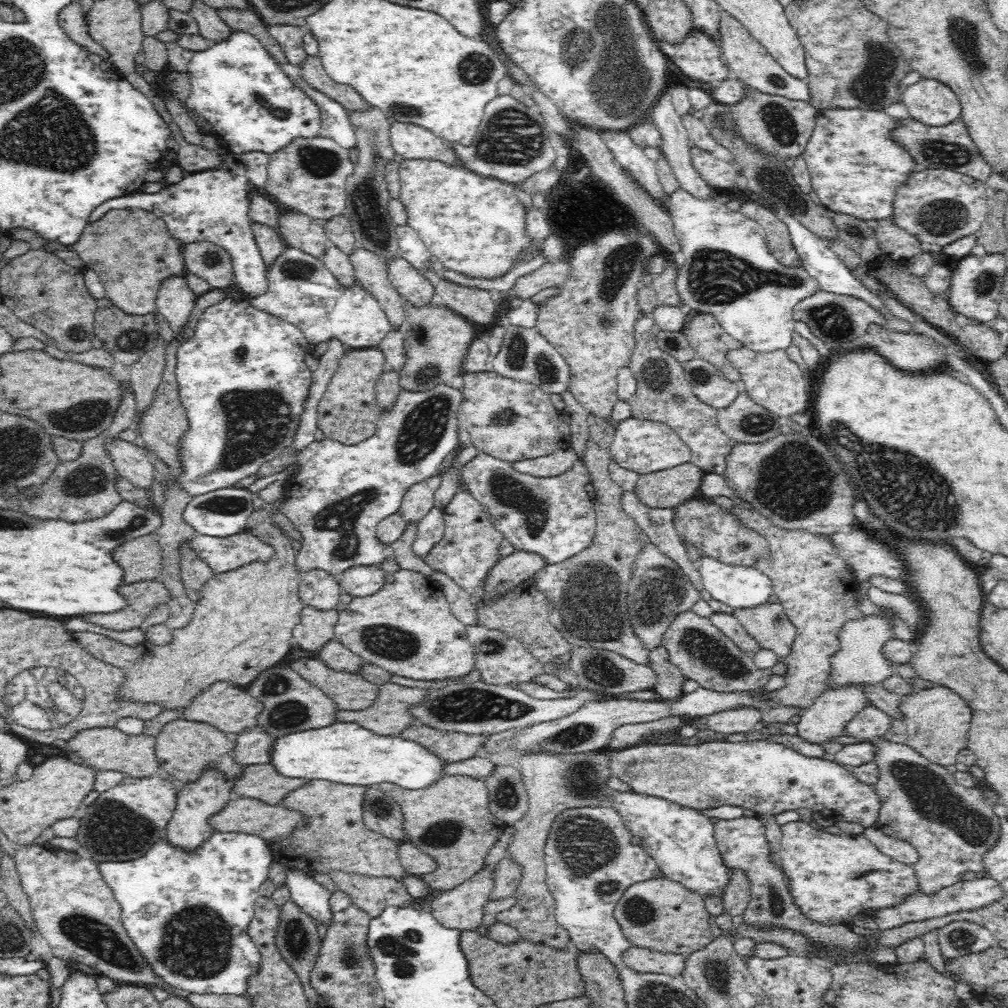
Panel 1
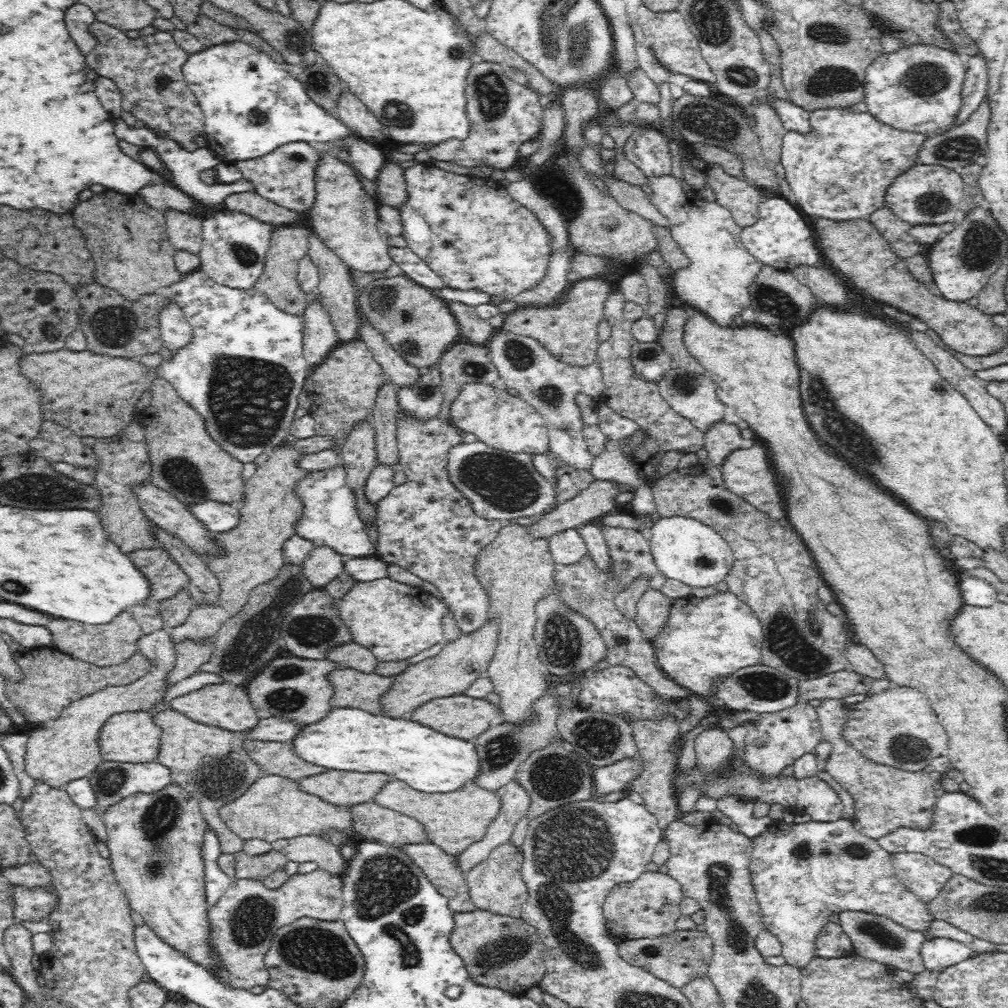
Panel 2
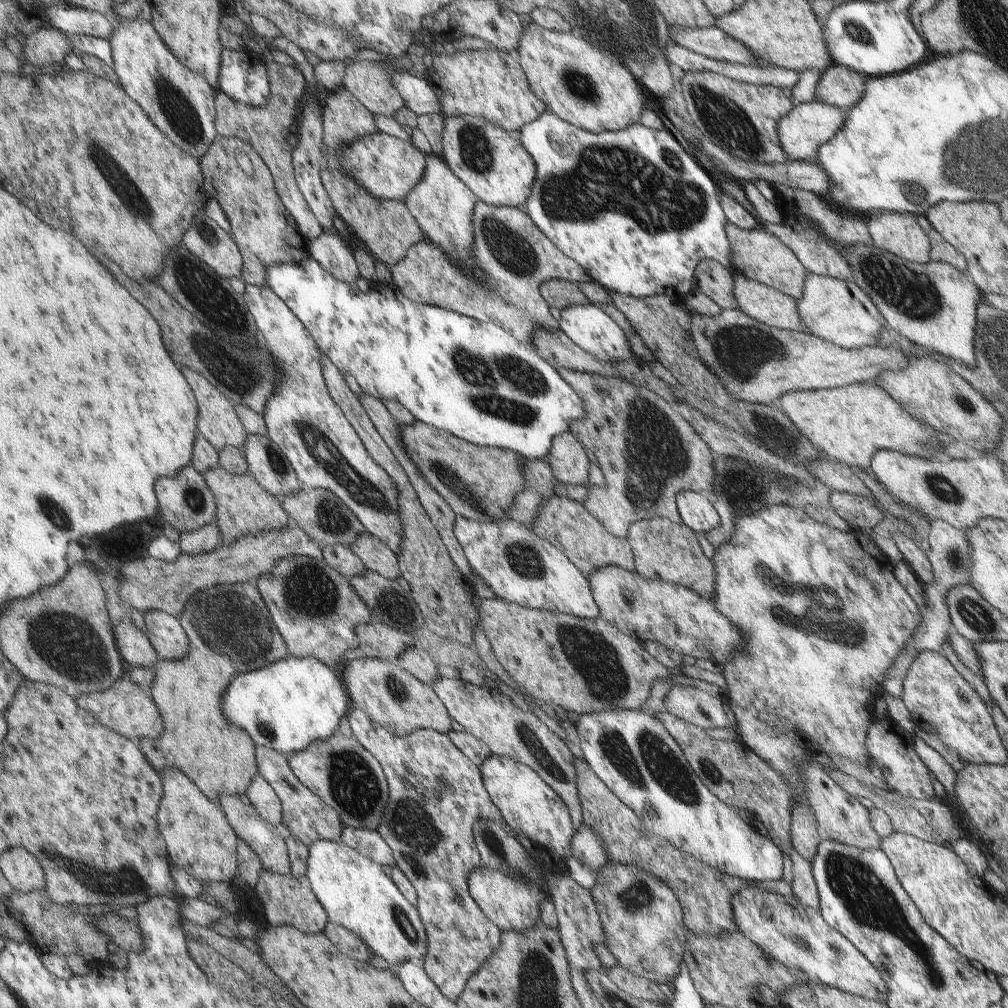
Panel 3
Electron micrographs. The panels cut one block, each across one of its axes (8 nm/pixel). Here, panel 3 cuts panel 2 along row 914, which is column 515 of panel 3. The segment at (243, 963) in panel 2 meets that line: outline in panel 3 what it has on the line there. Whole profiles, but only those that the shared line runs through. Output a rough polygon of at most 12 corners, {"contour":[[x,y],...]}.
{"contour":[[475,204],[475,268],[429,242],[391,266],[415,304],[529,346],[541,294],[591,282],[523,208]]}

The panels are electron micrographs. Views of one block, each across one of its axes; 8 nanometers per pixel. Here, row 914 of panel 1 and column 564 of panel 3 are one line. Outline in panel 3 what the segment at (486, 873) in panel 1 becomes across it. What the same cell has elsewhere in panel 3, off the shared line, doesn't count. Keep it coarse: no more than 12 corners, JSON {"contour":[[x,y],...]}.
{"contour":[[569,432],[555,438],[545,462],[555,480],[587,486],[591,462]]}

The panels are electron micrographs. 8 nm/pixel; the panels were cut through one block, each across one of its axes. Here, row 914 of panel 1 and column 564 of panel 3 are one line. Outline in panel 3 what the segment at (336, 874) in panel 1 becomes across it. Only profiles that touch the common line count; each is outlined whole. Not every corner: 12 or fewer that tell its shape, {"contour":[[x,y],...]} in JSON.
{"contour":[[559,370],[583,398],[569,432],[597,456],[581,504],[621,540],[677,524],[715,490],[715,456],[651,388]]}

